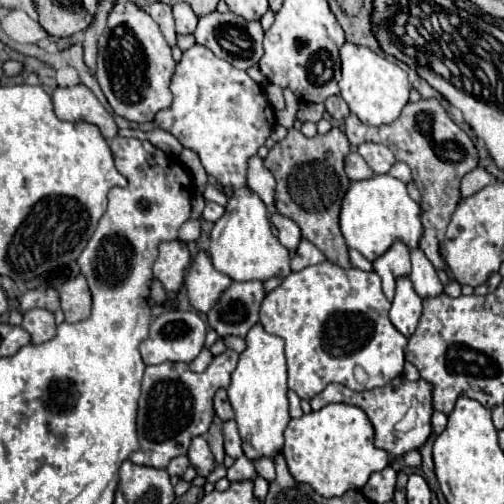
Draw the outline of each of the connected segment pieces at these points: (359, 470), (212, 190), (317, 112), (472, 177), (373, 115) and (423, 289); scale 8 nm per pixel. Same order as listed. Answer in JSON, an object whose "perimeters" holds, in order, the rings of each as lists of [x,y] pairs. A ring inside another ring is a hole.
{"perimeters":[[[[333,403],[291,419],[285,429],[283,457],[299,483],[311,485],[323,497],[341,497],[349,489],[361,489],[369,475],[389,465],[389,453],[373,445],[373,425],[355,405]]],[[[207,183],[205,191],[203,191],[203,197],[205,197],[207,201],[215,201],[215,203],[219,203],[219,205],[227,205],[227,197],[225,197],[215,185],[211,185],[211,183]]],[[[299,103],[299,113],[297,119],[299,121],[313,121],[317,123],[325,113],[325,105],[317,105],[317,103]]],[[[475,167],[473,171],[469,171],[465,177],[463,177],[463,183],[461,183],[461,197],[471,197],[475,195],[477,191],[481,191],[483,187],[487,187],[491,183],[491,173],[487,173],[483,167]]],[[[345,43],[341,47],[339,55],[341,55],[342,73],[339,89],[341,89],[341,97],[349,105],[351,113],[355,113],[365,125],[393,123],[399,117],[405,103],[409,101],[411,87],[407,81],[407,73],[399,65],[391,63],[383,55],[377,55],[375,51],[371,51],[369,47],[363,47],[363,45]]],[[[417,247],[411,251],[411,273],[409,279],[413,281],[413,287],[419,297],[437,297],[443,293],[443,283],[437,277],[435,267],[431,267],[431,261],[423,255],[423,251]]]]}

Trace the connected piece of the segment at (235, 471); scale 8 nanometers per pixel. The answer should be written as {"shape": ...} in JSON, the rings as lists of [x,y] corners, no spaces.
{"shape":[[[245,455],[235,459],[235,463],[227,469],[227,479],[229,481],[243,481],[243,479],[255,479],[255,467],[253,467],[253,461],[247,459]]]}

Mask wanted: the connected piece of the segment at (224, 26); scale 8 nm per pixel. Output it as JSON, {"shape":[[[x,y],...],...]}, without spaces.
{"shape":[[[211,11],[203,17],[199,17],[199,25],[195,29],[195,39],[197,39],[197,43],[207,45],[217,57],[229,61],[237,69],[249,69],[249,67],[257,65],[257,61],[263,55],[261,23],[259,21],[247,21],[241,15],[235,15],[231,11],[227,11],[227,13]]]}

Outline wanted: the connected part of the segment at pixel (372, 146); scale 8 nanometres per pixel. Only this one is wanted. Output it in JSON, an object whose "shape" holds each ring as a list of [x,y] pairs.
{"shape":[[[363,143],[357,147],[357,153],[367,161],[367,165],[373,169],[373,173],[389,173],[391,165],[395,163],[395,155],[379,143]]]}

